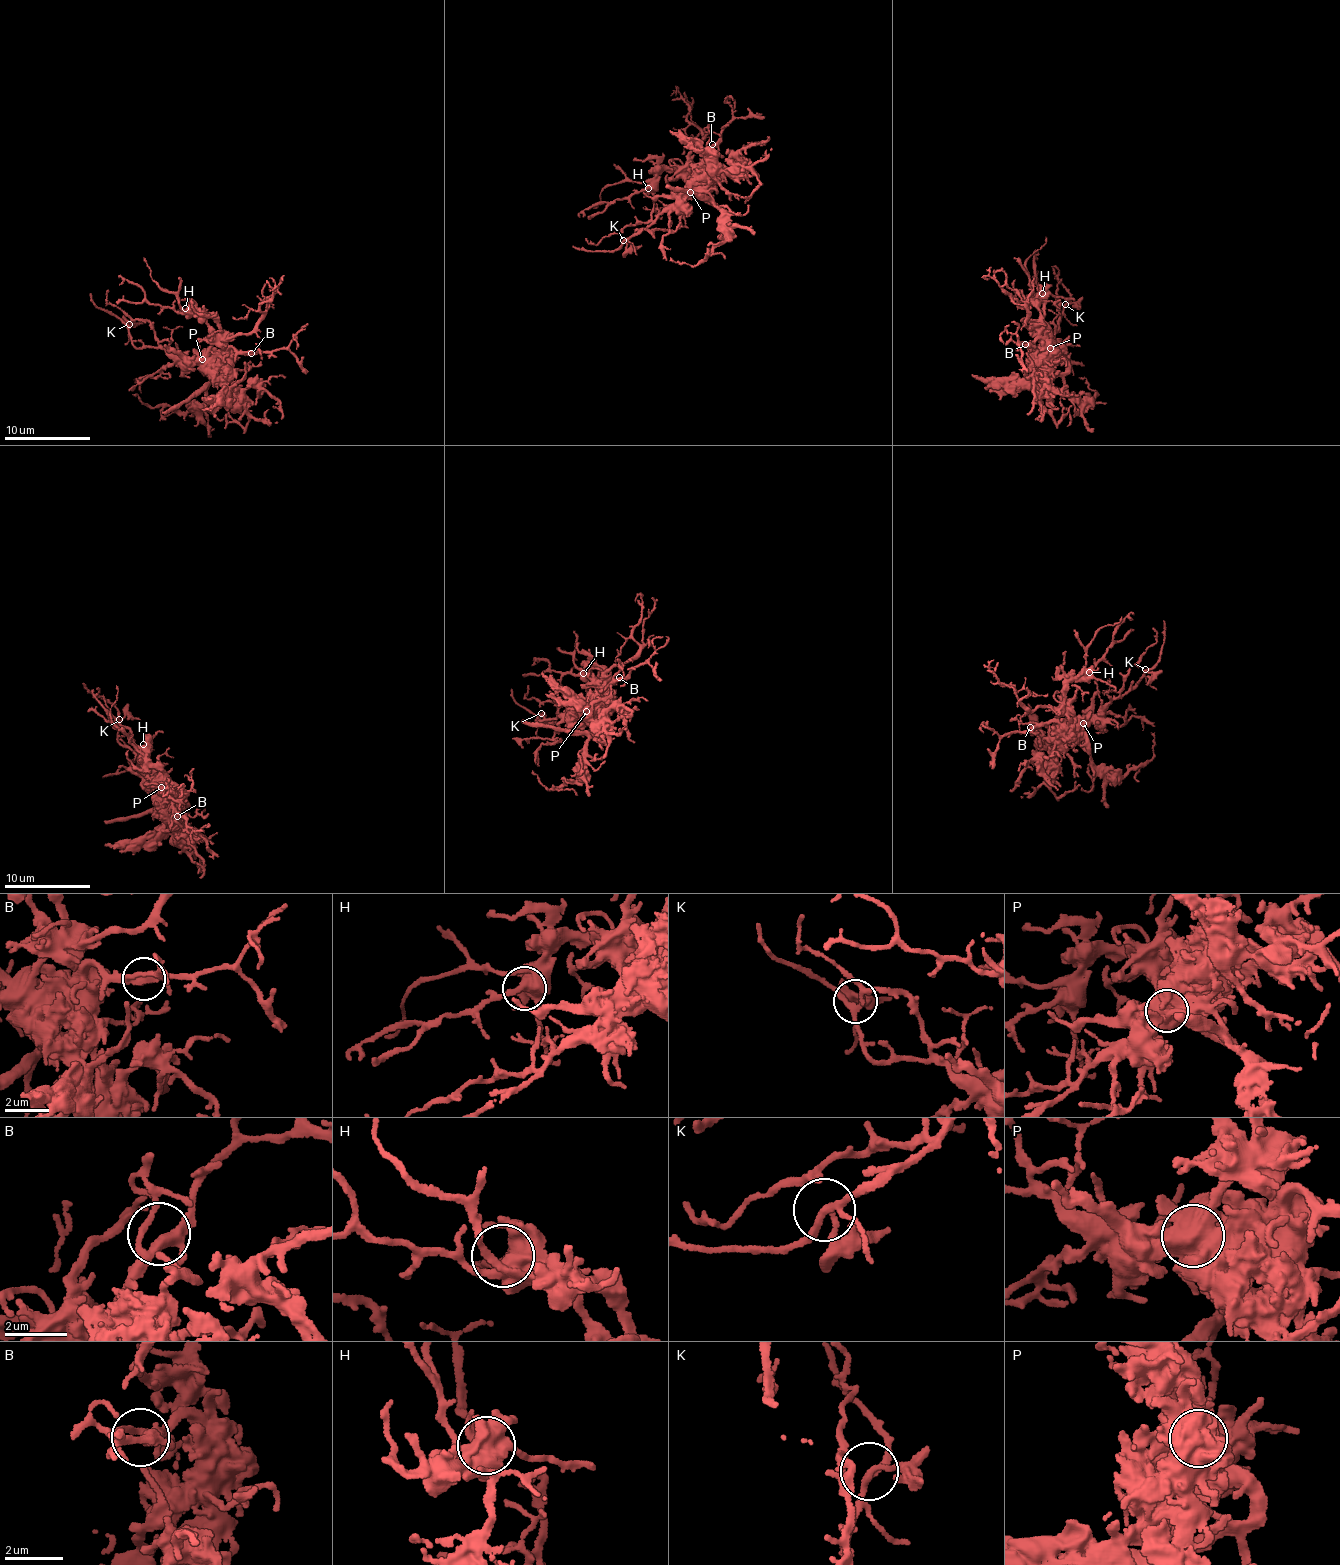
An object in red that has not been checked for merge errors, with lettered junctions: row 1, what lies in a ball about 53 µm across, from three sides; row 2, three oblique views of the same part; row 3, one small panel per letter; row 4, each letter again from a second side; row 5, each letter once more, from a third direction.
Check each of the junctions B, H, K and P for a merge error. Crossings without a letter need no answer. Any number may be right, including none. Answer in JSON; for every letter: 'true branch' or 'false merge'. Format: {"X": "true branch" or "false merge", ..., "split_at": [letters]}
{"B": "true branch", "H": "true branch", "K": "true branch", "P": "true branch", "split_at": []}

